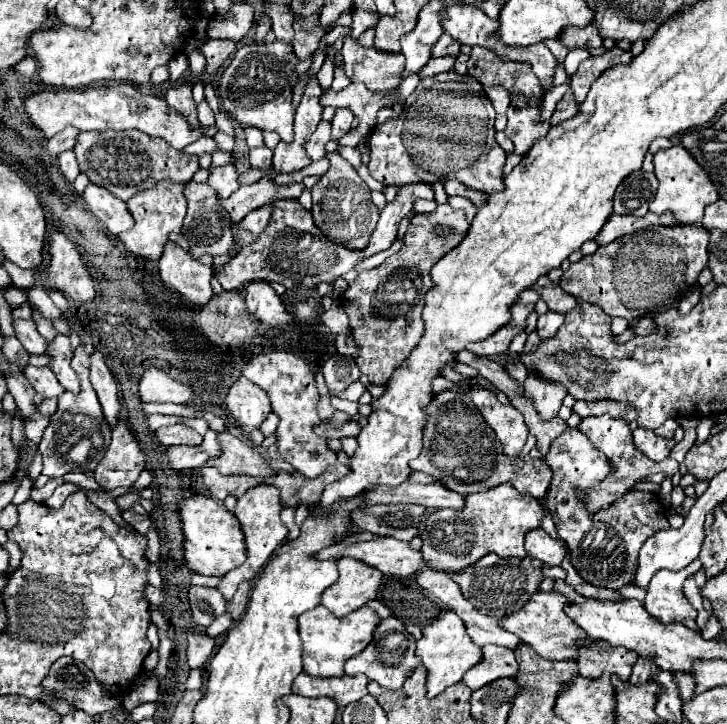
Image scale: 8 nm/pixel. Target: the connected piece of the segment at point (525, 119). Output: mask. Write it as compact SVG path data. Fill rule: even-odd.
M523 96L511 98L511 106L507 110L509 122L505 134L515 144L515 154L527 154L535 140L547 136L551 128L549 122L535 122L535 118L539 116L539 106L541 102L537 98L531 100Z

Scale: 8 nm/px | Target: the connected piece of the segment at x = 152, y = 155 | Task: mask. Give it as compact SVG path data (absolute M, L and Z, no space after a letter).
M137 130L81 132L73 152L79 160L81 172L85 172L93 184L107 188L109 192L113 192L117 198L125 202L137 192L149 190L159 180L165 178L173 182L189 182L193 174L199 170L195 154L185 154L183 150L175 150L165 140L151 138Z

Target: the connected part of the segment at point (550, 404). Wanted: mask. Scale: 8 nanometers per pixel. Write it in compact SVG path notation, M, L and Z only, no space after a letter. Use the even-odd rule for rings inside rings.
M535 370L527 372L525 378L525 392L533 398L535 408L543 420L551 420L557 416L563 398L567 396L567 388L559 382L551 382L541 378Z

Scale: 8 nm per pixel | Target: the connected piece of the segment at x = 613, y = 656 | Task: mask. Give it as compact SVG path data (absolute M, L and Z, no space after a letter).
M593 640L591 646L579 648L579 658L577 658L579 674L587 678L599 678L603 672L611 672L617 674L623 682L627 682L639 654L615 646L613 652L609 652L607 646L609 644L605 640Z

